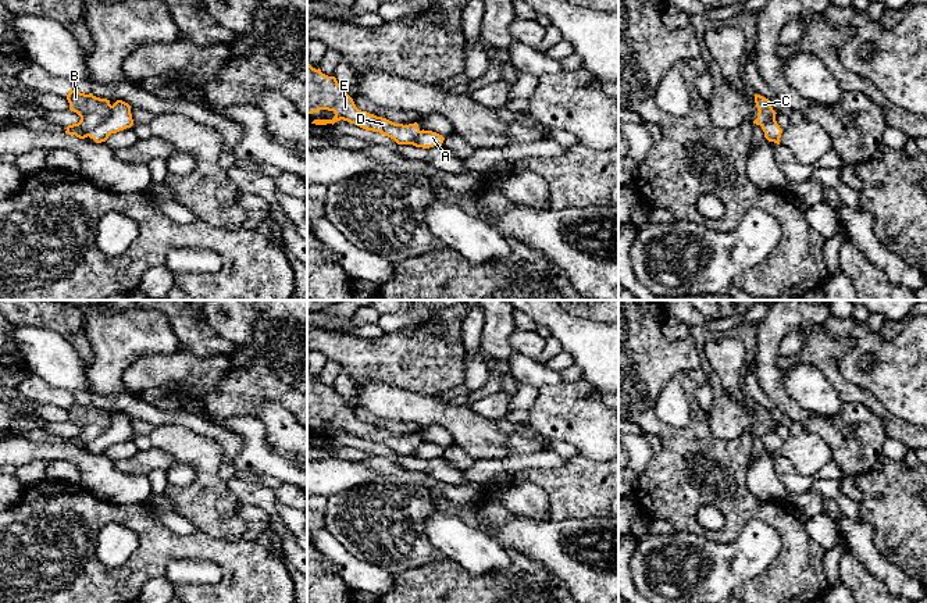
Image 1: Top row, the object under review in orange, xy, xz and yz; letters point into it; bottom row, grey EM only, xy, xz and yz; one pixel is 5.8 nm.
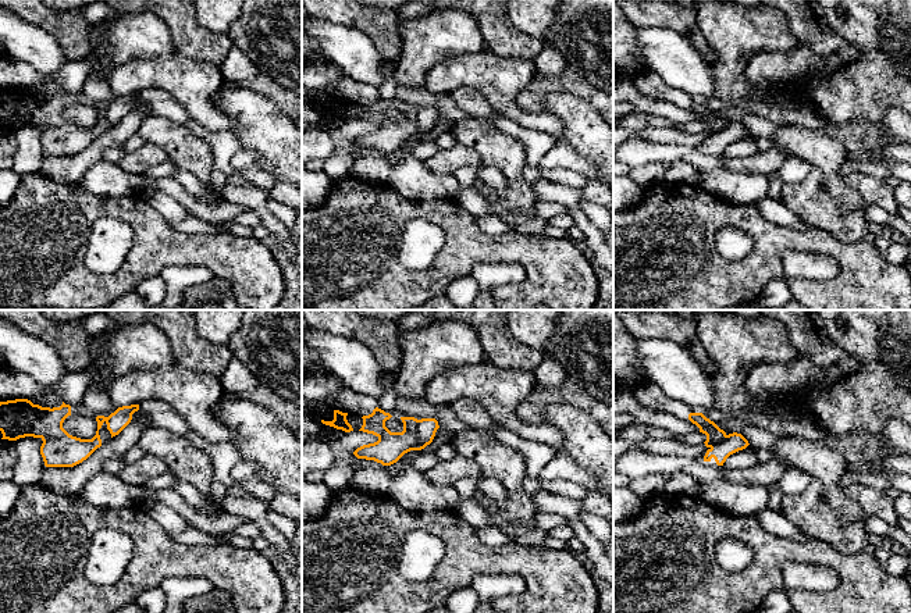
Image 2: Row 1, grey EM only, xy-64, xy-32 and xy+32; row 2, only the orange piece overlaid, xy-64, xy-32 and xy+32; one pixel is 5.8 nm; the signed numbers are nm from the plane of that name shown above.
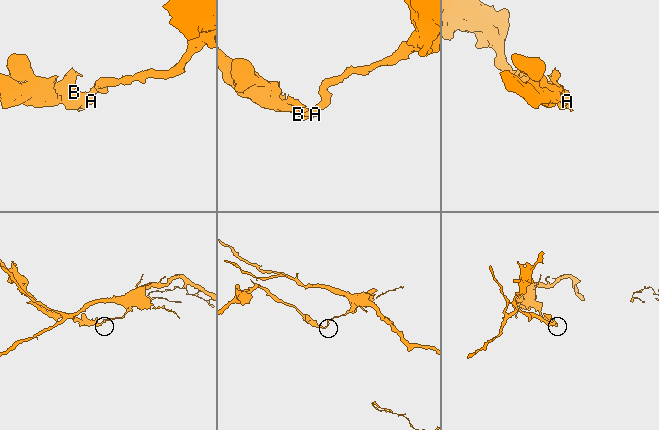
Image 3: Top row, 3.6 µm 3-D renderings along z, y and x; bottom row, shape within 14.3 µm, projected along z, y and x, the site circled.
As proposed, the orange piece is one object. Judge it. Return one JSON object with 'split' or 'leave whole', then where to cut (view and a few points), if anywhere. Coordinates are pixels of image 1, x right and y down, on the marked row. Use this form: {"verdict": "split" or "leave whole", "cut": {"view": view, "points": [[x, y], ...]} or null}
{"verdict": "split", "cut": {"view": "xy", "points": [[111, 106], [110, 114], [88, 135]]}}

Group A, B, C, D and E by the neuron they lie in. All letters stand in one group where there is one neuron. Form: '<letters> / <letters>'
A / B C D E

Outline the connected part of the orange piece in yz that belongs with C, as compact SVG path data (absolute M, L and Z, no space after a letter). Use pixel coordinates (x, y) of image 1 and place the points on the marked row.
M755 94L755 103L757 107L757 118L753 121L756 125L763 125L767 119L776 118L776 111L771 107L771 103L769 99Z

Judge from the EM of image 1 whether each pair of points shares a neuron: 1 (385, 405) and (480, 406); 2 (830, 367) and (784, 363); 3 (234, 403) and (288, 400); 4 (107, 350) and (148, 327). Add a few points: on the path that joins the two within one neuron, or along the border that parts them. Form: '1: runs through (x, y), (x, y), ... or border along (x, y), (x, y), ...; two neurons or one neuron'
1: border along (469, 407), (494, 421); two neurons
2: runs through (819, 357), (799, 357), (795, 360); one neuron
3: runs through (248, 392), (274, 392); one neuron
4: runs through (117, 341), (121, 336), (138, 332); one neuron

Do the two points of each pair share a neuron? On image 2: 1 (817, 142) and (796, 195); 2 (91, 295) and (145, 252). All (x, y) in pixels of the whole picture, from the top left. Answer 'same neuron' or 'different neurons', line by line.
1: same neuron
2: same neuron

